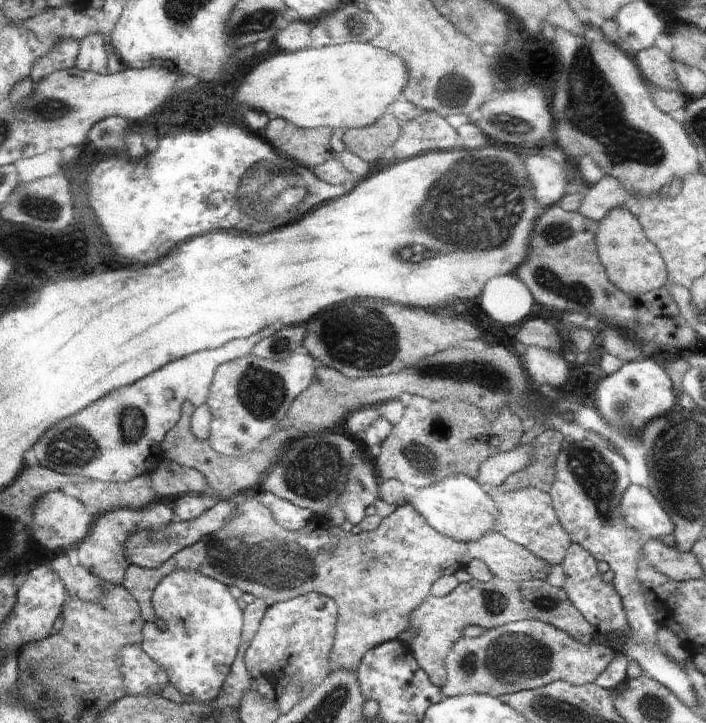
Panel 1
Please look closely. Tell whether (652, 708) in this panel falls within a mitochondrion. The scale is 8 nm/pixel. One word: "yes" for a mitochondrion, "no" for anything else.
yes

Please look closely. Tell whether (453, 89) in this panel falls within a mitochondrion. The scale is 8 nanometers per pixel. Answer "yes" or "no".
yes

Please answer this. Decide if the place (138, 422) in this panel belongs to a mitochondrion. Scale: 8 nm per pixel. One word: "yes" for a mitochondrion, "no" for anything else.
yes

